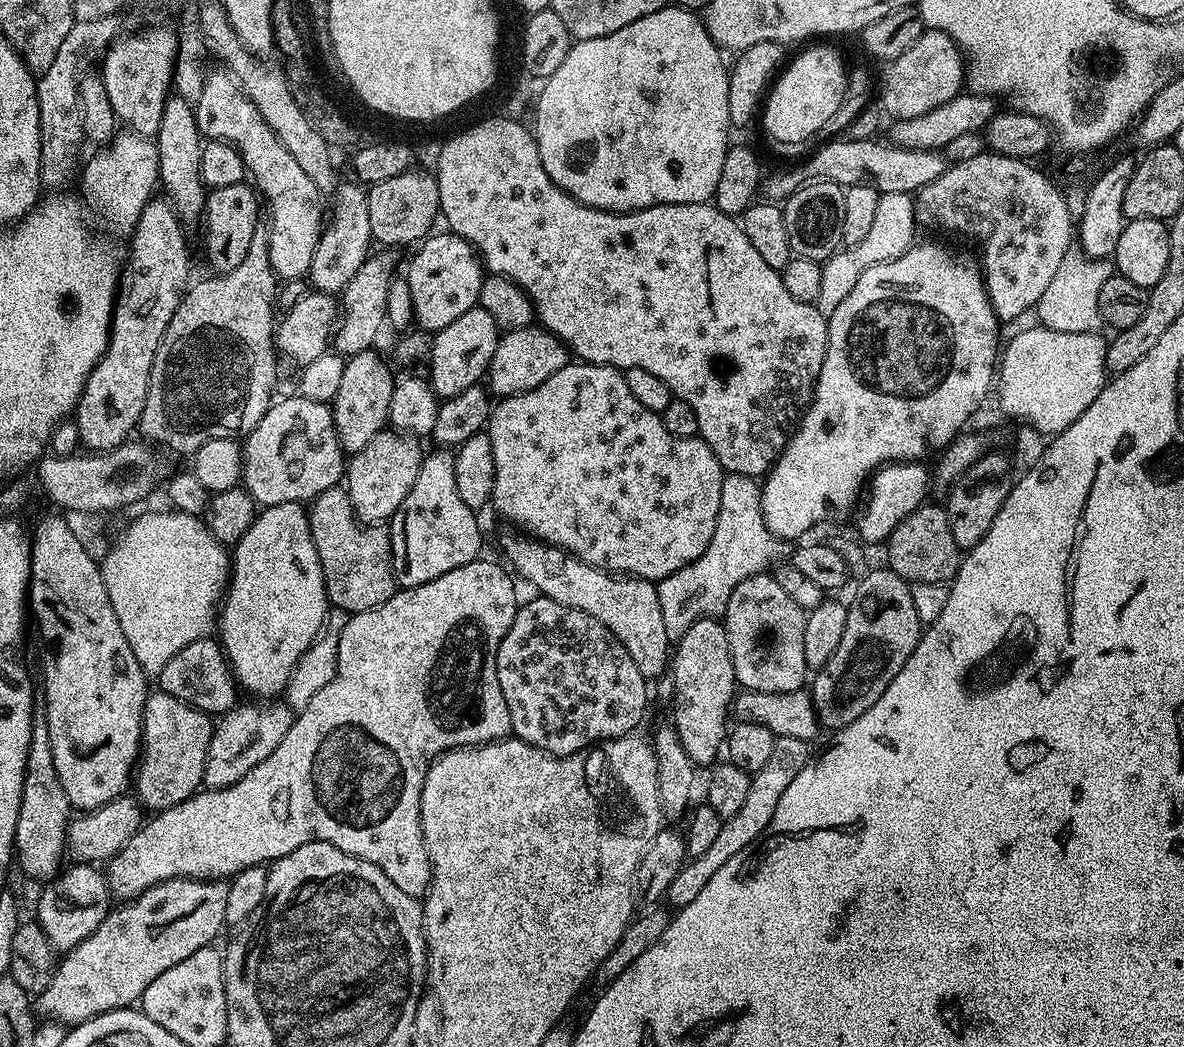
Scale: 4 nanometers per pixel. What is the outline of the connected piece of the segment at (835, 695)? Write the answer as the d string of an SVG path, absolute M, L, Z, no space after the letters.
M887 566L866 573L856 588L856 597L848 604L846 630L842 642L838 642L838 650L810 680L812 704L821 725L839 730L866 714L882 698L886 686L894 682L921 635L922 625L918 610L914 610L909 581Z

